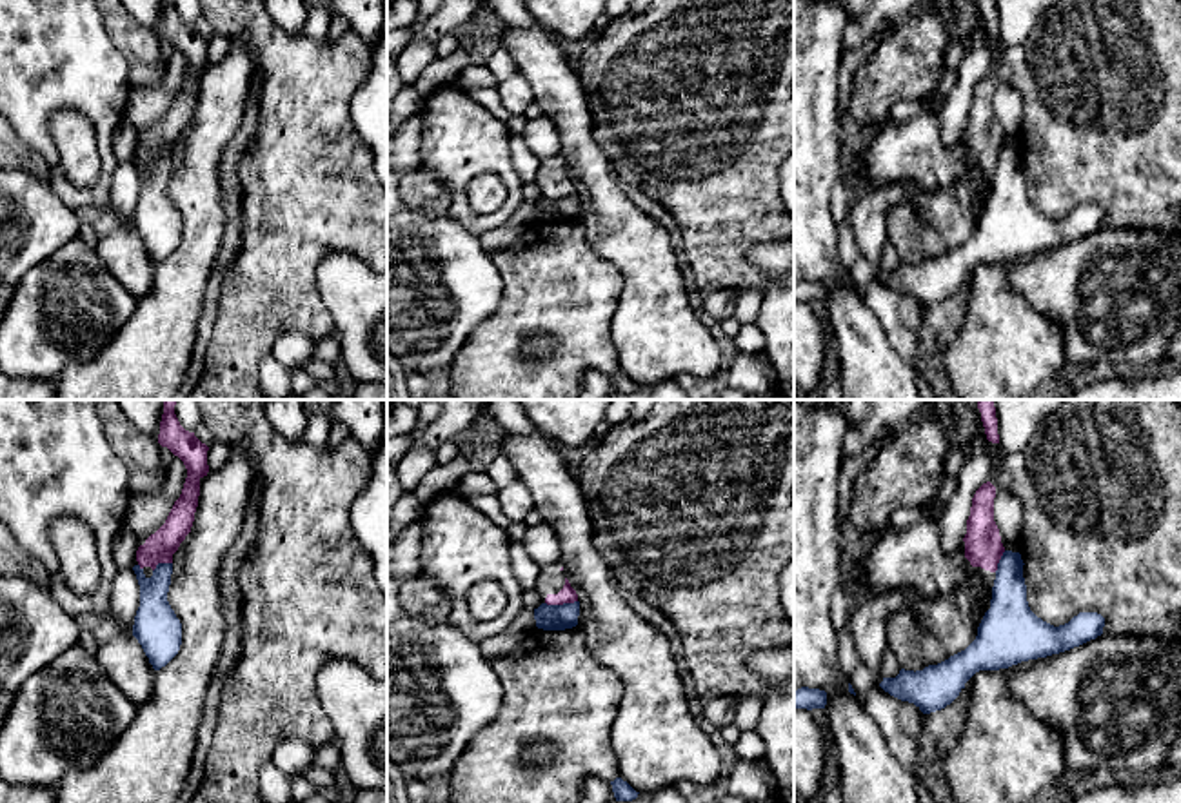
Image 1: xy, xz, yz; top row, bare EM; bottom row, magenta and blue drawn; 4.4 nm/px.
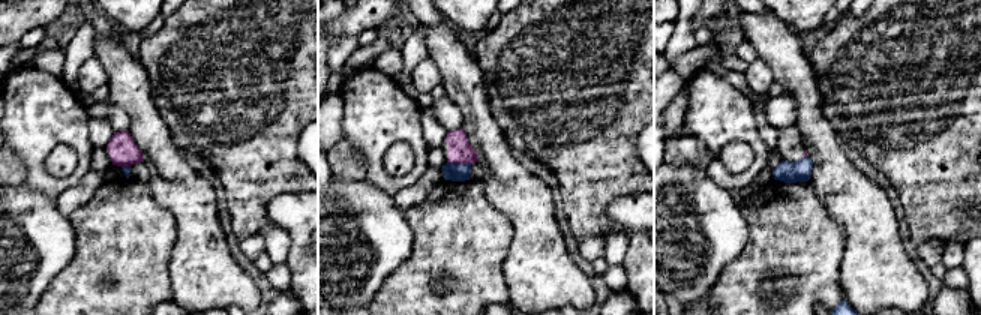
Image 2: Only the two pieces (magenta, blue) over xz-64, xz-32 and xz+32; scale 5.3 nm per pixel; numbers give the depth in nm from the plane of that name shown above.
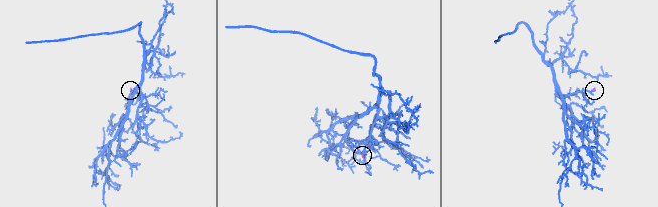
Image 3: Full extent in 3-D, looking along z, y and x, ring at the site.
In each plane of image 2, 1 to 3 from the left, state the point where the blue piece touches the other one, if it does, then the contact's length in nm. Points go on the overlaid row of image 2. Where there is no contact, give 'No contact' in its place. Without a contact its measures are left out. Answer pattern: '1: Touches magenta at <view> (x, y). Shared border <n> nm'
1: Touches magenta at xz-64 (126, 165). Shared border 50 nm
2: Touches magenta at xz-32 (459, 162). Shared border 130 nm
3: No contact

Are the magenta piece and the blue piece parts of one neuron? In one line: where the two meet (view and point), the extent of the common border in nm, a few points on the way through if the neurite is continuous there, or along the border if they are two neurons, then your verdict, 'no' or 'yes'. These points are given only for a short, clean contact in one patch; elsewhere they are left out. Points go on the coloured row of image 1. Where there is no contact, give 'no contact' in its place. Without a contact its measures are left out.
meets magenta in xz at (560, 604); contact 140 nm long; border along xz (576, 600), (545, 604); no

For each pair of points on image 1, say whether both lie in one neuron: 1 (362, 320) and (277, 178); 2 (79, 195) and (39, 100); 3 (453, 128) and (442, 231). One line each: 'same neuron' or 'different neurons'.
1: different neurons
2: same neuron
3: different neurons

